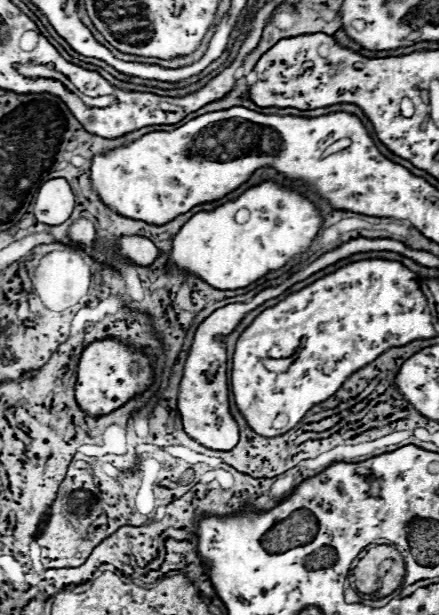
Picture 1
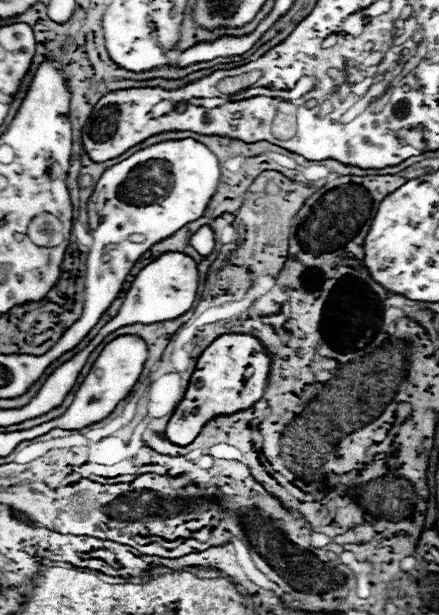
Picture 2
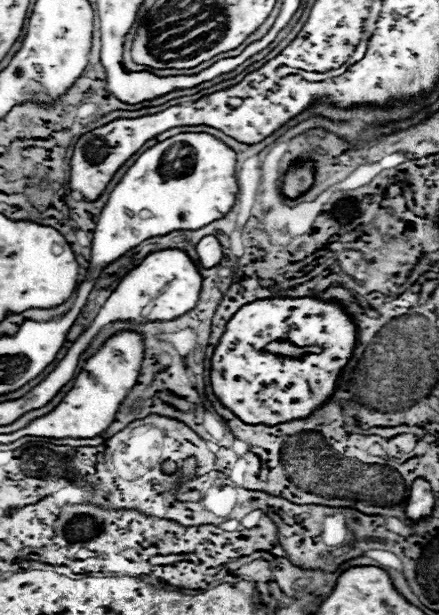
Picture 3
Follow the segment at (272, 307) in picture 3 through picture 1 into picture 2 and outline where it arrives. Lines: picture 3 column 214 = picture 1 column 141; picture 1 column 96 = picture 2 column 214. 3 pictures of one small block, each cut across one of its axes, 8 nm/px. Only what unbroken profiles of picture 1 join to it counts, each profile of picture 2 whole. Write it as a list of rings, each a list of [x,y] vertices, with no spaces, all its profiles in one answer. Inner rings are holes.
[[[252,334],[218,336],[198,358],[196,370],[188,384],[188,390],[166,424],[166,438],[172,444],[186,446],[198,436],[202,426],[208,420],[212,420],[212,416],[234,414],[234,412],[250,408],[254,402],[258,402],[262,398],[262,394],[268,386],[270,364],[272,364],[270,352],[256,336],[252,336]],[[246,366],[254,366],[254,374],[250,378],[242,376]]]

